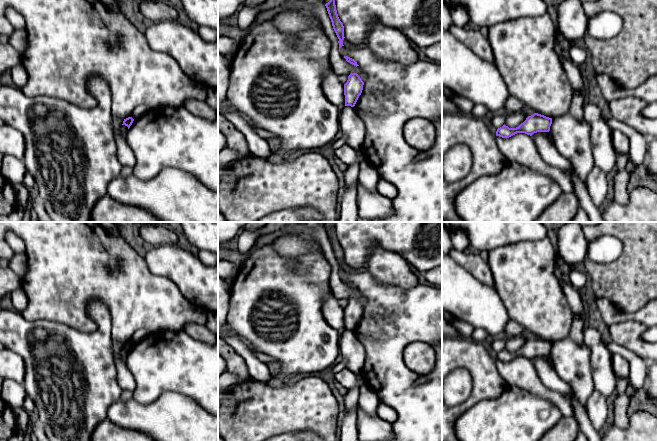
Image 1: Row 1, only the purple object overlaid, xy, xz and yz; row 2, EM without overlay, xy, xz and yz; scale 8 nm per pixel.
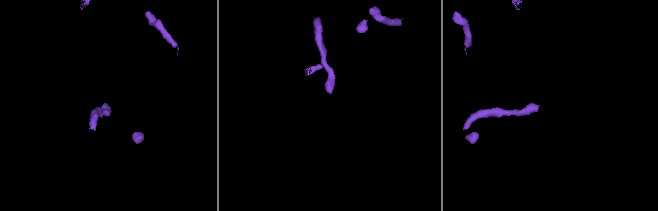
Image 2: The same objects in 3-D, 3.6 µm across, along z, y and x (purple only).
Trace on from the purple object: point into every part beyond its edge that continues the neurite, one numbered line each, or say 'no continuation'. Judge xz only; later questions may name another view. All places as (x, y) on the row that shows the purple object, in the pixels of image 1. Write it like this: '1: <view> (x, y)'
no continuation

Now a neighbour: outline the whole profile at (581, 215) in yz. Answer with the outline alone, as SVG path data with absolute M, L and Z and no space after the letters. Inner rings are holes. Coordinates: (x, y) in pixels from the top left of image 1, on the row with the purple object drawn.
M581 205L570 222L590 222L588 213L581 207Z

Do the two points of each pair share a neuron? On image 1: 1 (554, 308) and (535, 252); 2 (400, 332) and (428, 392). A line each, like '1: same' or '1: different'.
1: same
2: same

